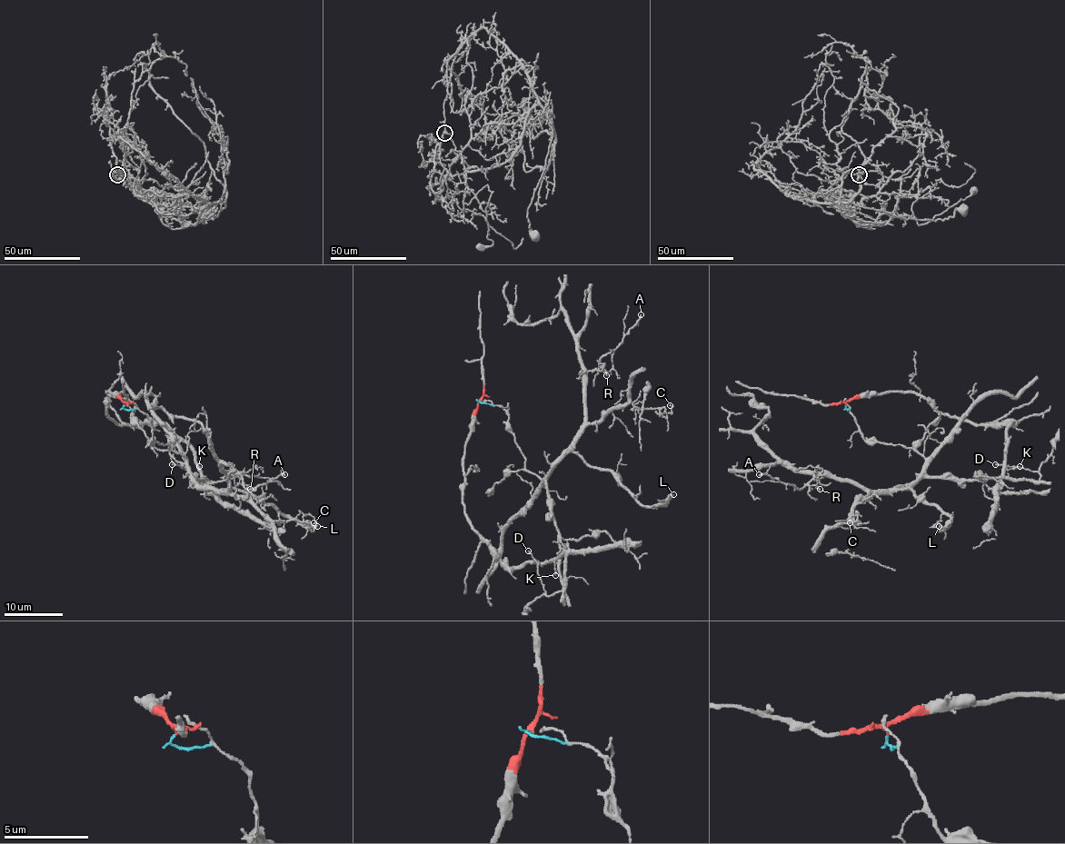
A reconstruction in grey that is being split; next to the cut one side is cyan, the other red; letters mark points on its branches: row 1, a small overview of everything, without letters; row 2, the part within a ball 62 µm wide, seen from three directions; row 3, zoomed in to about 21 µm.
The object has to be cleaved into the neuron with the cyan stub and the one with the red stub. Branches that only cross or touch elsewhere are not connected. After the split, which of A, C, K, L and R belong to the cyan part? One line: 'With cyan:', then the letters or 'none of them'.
With cyan: A, C, L, R

